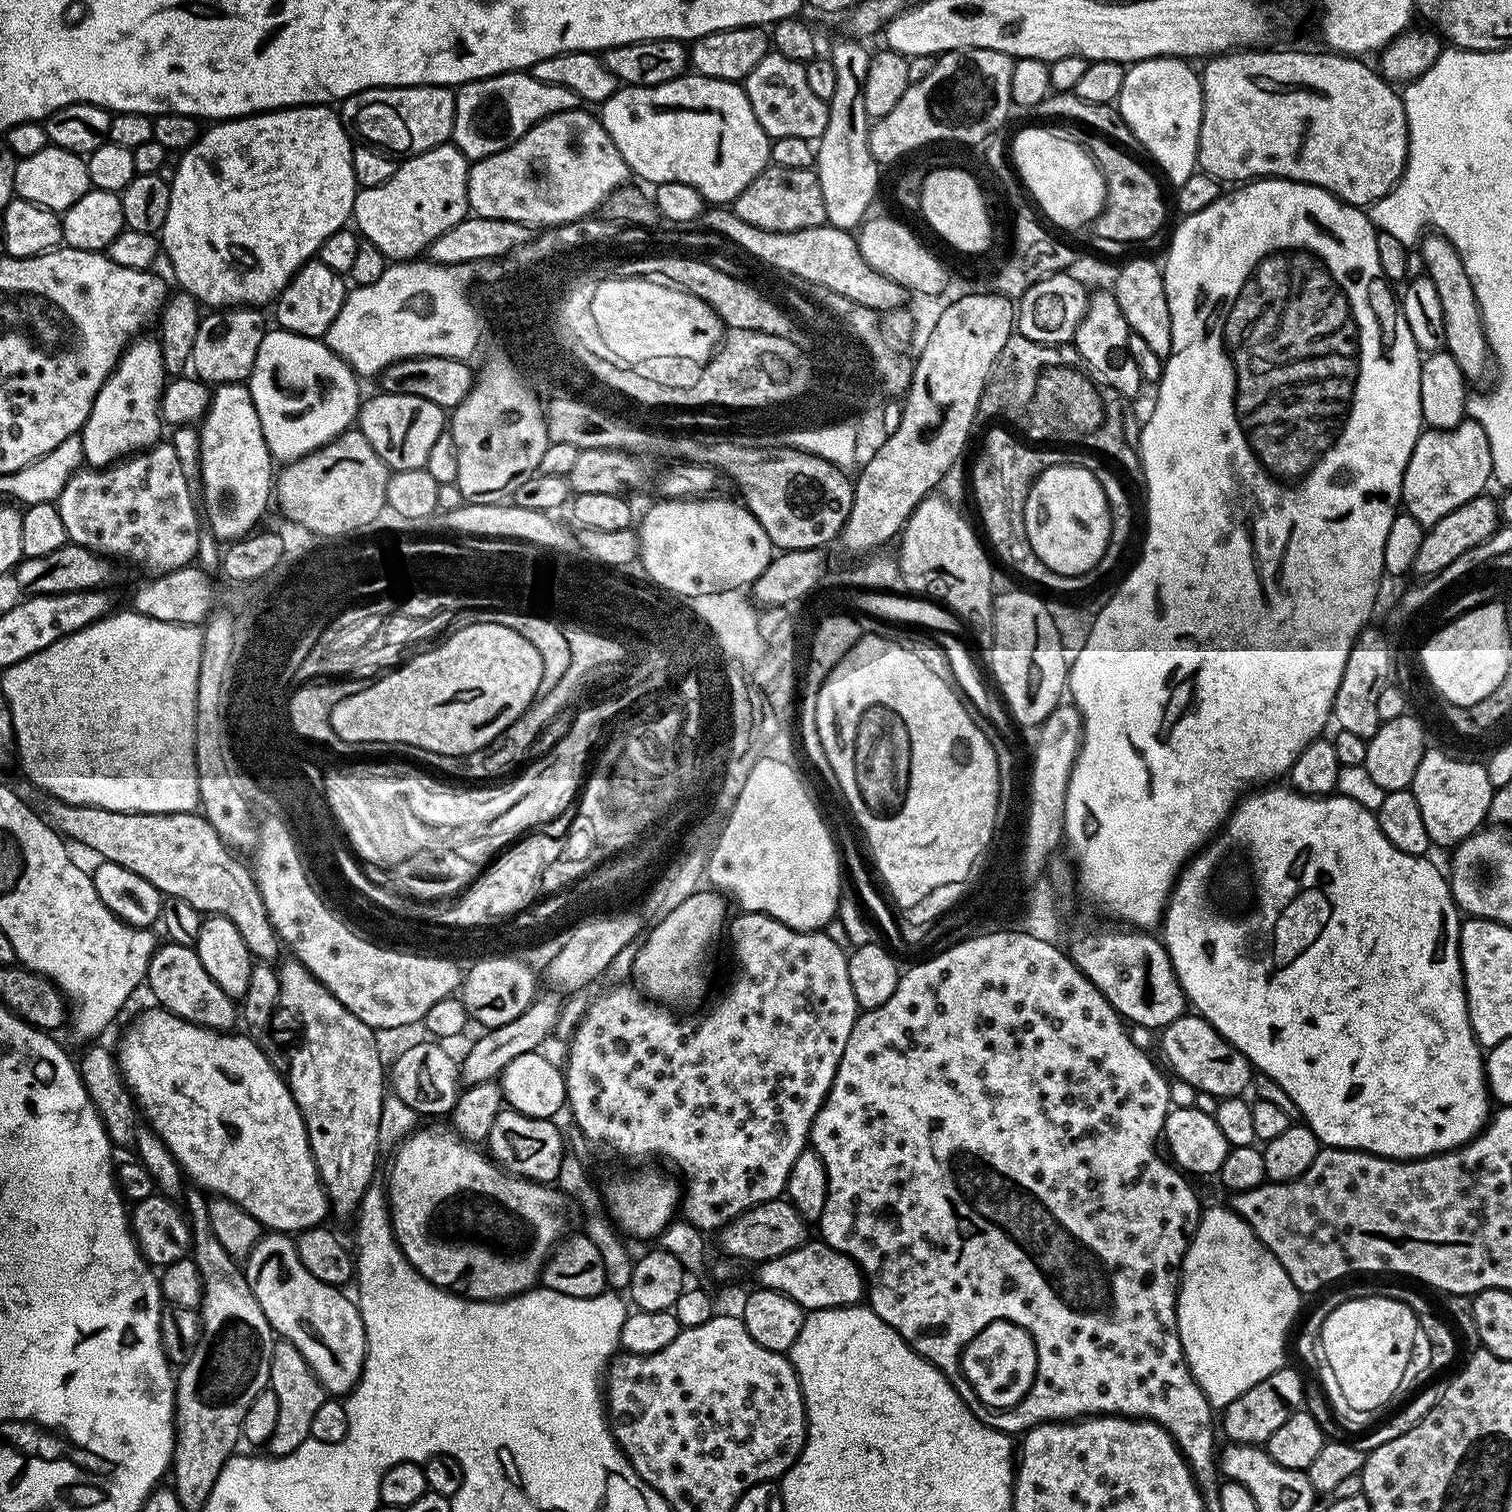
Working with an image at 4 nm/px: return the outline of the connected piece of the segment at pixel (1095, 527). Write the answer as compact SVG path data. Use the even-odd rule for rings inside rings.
M1057 464L1047 468L1041 476L1032 482L1032 489L1026 498L1024 507L1024 525L1026 538L1038 554L1038 558L1047 568L1054 570L1057 577L1071 578L1089 572L1108 549L1108 539L1112 536L1112 515L1108 512L1106 494L1098 486L1098 478L1090 474L1088 467L1079 468L1073 464Z

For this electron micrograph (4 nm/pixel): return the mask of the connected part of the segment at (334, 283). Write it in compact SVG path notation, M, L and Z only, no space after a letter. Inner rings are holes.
M313 258L296 271L290 278L280 295L274 301L276 308L277 329L298 334L315 340L327 337L330 330L330 322L338 318L338 310L342 310L346 287L345 277L339 272L330 270L319 258Z

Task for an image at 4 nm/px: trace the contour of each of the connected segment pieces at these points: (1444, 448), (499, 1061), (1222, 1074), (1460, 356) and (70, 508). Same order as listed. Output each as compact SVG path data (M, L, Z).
M1466 418L1453 428L1428 428L1421 431L1404 471L1400 491L1403 511L1425 530L1433 528L1450 510L1481 495L1492 479L1490 442L1476 420Z
M556 994L548 995L552 996L537 995L529 1008L522 1014L518 1014L518 1018L514 1018L514 1022L506 1022L506 1026L490 1028L480 1034L484 1036L478 1037L473 1042L472 1049L465 1054L464 1060L462 1056L459 1061L460 1078L465 1085L496 1080L504 1068L510 1066L514 1058L518 1058L518 1054L530 1054L541 1047L540 1043L555 1030L556 1023L560 1020L561 997Z
M1195 1014L1179 1016L1170 1026L1159 1033L1160 1052L1164 1060L1173 1068L1175 1079L1184 1080L1189 1088L1195 1088L1197 1093L1215 1098L1239 1096L1254 1080L1254 1069L1248 1060L1235 1048L1210 1022L1206 1022Z
M1439 234L1425 235L1419 241L1418 251L1422 254L1424 275L1430 278L1430 282L1434 282L1434 287L1438 290L1438 298L1442 301L1444 348L1454 358L1454 362L1458 362L1458 370L1462 370L1465 381L1469 385L1480 384L1488 376L1490 353L1474 286L1467 276L1462 258L1456 247L1445 236Z
M157 442L151 448L145 448L143 452L137 452L107 468L82 466L72 475L70 482L66 482L66 486L62 486L62 494L54 503L58 514L62 514L62 526L66 526L66 534L71 543L78 546L86 546L91 552L99 552L102 556L109 558L121 556L122 559L129 560L132 564L141 564L148 571L148 574L163 574L173 572L179 568L189 567L196 560L196 551L198 550L202 524L198 519L197 501L196 504L192 501L192 492L188 488L191 488L190 481L188 481L186 474L182 470L182 462L178 462L178 454L174 454L172 443Z

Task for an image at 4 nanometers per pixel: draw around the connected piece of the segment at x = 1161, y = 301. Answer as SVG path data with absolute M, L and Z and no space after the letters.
M1132 260L1129 264L1121 263L1119 267L1120 273L1114 289L1115 311L1126 317L1131 335L1148 343L1150 350L1154 350L1154 354L1158 354L1160 360L1167 360L1172 353L1172 323L1161 265L1152 260Z

